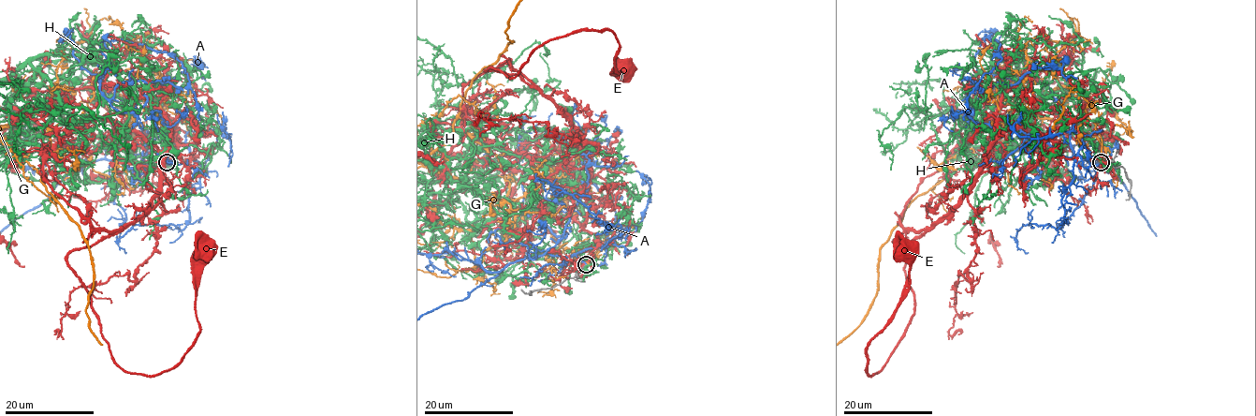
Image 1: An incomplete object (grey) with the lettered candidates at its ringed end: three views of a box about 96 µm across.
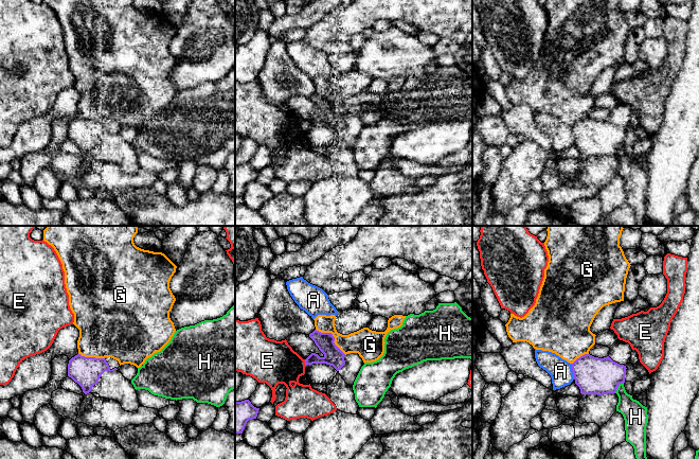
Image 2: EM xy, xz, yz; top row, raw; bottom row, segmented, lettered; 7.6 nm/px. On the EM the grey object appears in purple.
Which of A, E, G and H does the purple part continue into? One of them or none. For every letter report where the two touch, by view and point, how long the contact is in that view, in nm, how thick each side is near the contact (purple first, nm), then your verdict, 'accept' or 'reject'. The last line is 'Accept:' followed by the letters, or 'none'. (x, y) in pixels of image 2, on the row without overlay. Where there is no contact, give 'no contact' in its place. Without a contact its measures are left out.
A: yz (572, 133) | 120 nm | 280/170 nm | reject
E: xz (305, 125) | 50 nm | 150/320 nm | reject
G: xz (333, 99) | 300 nm | 150/200 nm | reject
H: yz (617, 148) | 110 nm | 280/180 nm | reject
Accept: none

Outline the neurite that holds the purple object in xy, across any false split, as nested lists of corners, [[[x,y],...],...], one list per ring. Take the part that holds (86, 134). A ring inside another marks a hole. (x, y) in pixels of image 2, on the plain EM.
[[[75,118],[69,123],[68,139],[77,145],[85,157],[89,156],[98,145],[105,134],[118,133],[120,126],[111,120],[95,121]]]

